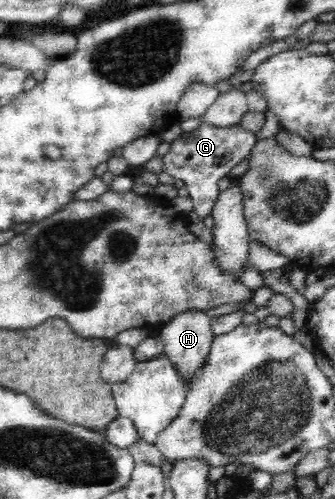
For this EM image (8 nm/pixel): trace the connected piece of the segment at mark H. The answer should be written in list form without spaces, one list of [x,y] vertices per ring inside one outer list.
[[[188,310],[181,314],[176,314],[167,324],[164,324],[159,337],[163,341],[163,354],[170,359],[170,362],[178,370],[178,374],[183,378],[183,382],[190,383],[198,375],[198,370],[206,367],[206,359],[210,357],[211,343],[214,339],[214,333],[210,326],[211,318],[206,312],[200,310]]]

